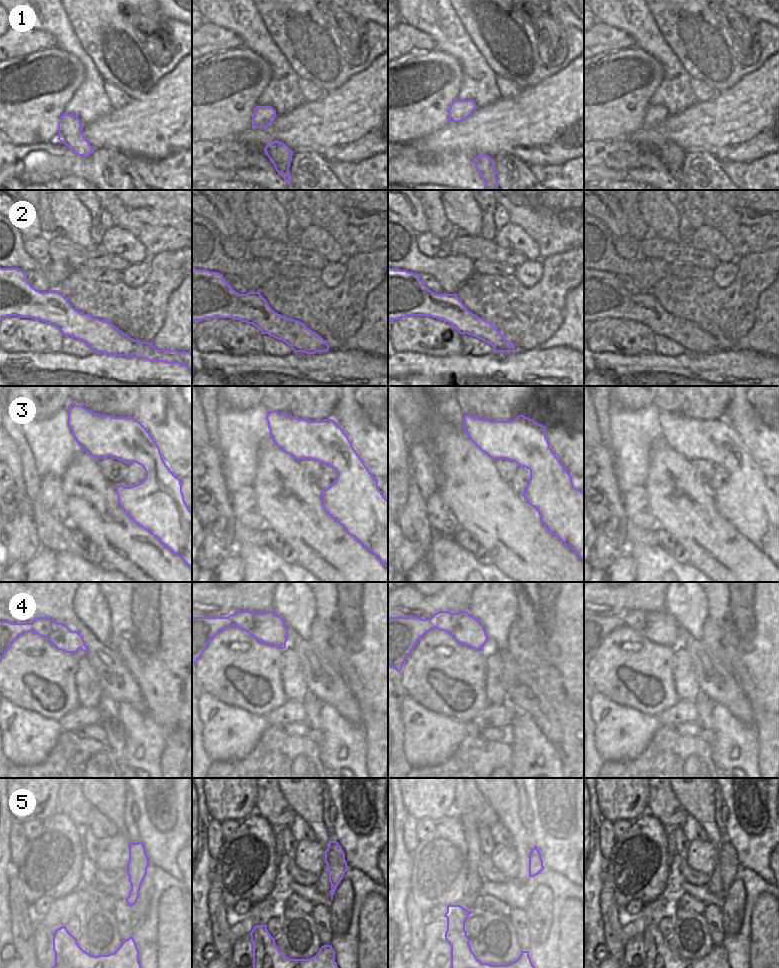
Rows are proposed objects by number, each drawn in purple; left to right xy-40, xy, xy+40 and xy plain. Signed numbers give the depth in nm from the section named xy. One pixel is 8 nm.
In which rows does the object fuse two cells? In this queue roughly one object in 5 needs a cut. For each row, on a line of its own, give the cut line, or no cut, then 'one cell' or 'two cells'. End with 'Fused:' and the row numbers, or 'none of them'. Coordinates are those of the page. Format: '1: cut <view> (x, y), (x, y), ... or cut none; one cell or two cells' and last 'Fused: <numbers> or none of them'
1: cut none; one cell
2: cut none; one cell
3: cut none; one cell
4: cut xy+40 (430, 618), (435, 627); two cells
5: cut none; one cell
Fused: 4

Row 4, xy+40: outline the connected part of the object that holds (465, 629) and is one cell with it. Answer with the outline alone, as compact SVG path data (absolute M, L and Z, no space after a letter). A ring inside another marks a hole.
M439 611L431 617L434 627L449 633L459 644L480 651L488 640L482 623L467 611Z

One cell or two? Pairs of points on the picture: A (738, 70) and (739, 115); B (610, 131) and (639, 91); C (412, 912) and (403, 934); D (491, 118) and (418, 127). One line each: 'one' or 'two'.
A: two
B: one
C: two
D: two

